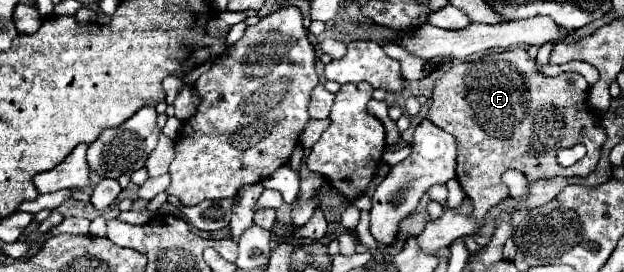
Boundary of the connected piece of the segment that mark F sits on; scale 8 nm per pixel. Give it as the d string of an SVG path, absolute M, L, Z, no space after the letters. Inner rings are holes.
M525 48L449 66L433 86L429 120L453 134L459 144L457 180L473 202L473 212L445 214L437 222L429 222L417 238L421 250L437 254L455 238L477 234L485 224L489 208L509 198L507 186L501 180L505 170L519 170L531 182L555 176L587 178L595 172L607 134L601 118L587 106L589 88L587 80L575 72L563 72L551 78L543 76ZM579 142L587 148L583 160L569 168L559 166L555 160L559 144Z

